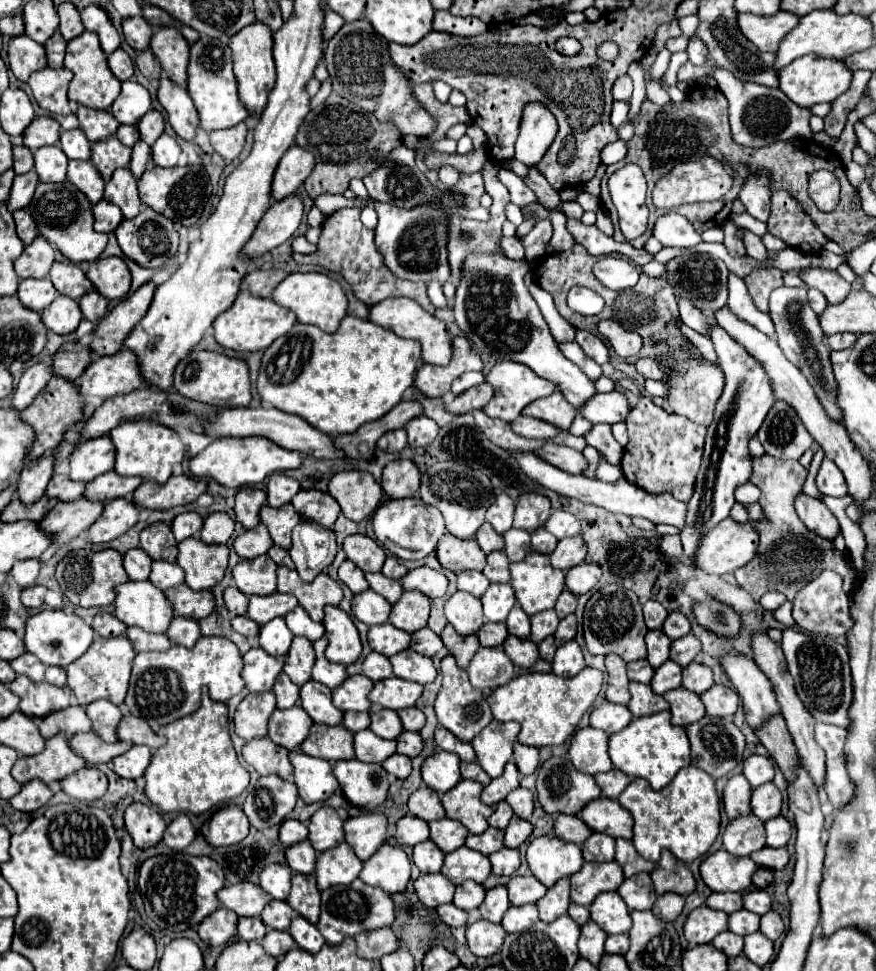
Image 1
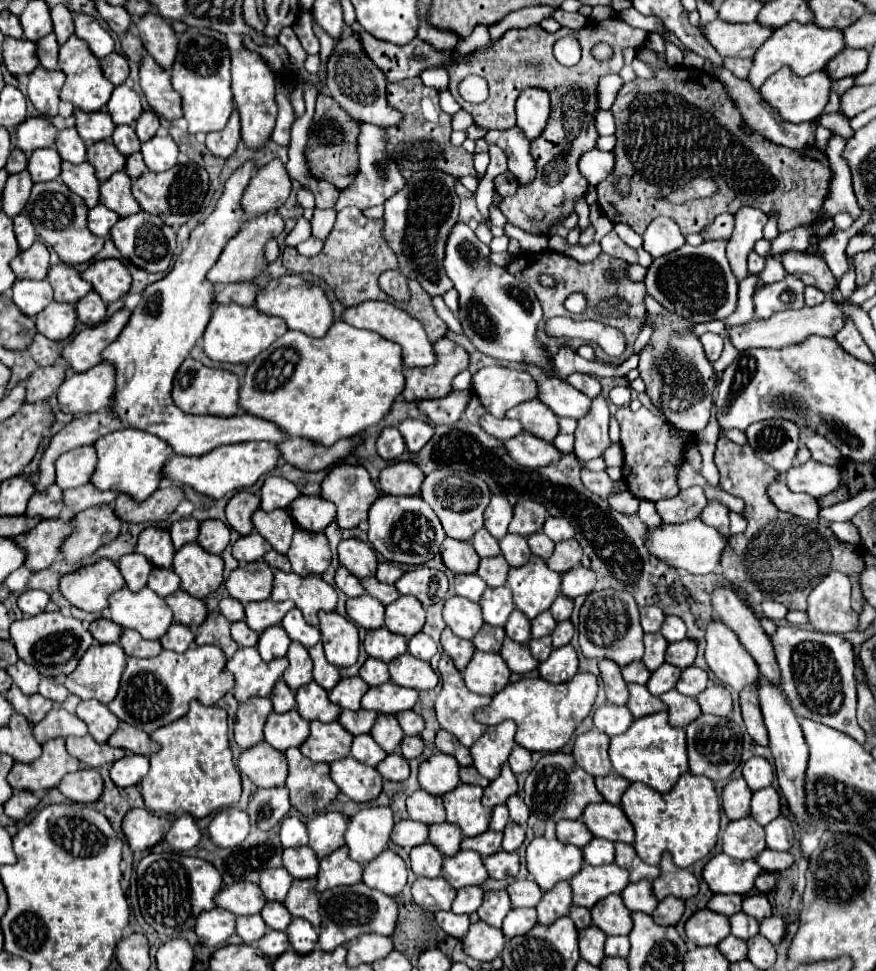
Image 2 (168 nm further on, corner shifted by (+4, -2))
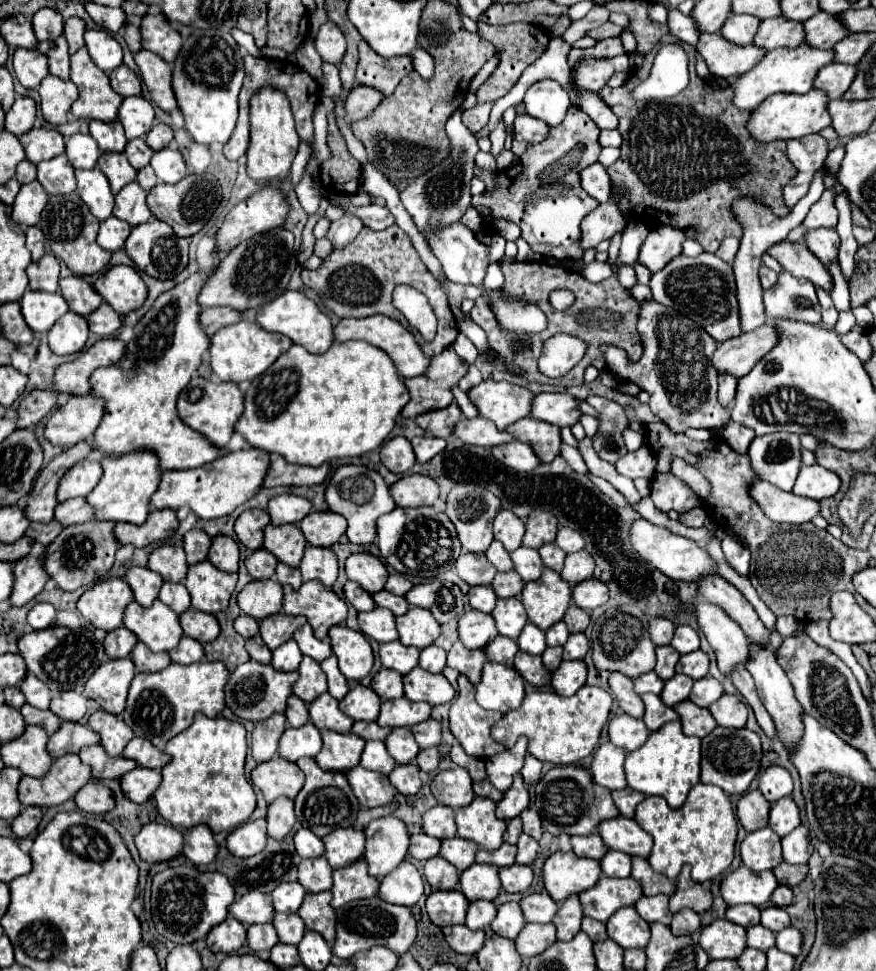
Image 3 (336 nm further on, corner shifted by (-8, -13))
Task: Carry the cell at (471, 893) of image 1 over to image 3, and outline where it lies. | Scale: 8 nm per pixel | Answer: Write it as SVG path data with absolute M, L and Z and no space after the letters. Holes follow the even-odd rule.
M477 901L469 905L465 923L469 929L485 929L495 915L497 915L497 905L493 901Z

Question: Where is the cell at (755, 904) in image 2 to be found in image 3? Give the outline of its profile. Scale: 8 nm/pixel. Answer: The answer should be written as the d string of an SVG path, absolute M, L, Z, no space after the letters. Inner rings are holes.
M769 905L769 907L765 907L765 909L761 911L761 925L765 925L767 929L771 929L771 931L777 933L777 931L789 927L791 921L789 921L789 915L785 913L783 907Z

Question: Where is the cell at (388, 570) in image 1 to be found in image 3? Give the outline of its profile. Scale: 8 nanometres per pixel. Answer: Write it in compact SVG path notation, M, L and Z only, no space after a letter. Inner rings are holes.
M399 573L391 575L385 583L385 591L393 593L393 595L405 595L411 587L413 587L413 583L409 579L405 579L403 575L399 575Z

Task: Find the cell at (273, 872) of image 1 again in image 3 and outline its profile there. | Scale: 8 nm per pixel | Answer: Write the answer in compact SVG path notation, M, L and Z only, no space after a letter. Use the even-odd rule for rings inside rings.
M281 883L273 891L275 911L297 913L297 909L303 903L303 897L305 897L305 889L301 887L301 883Z

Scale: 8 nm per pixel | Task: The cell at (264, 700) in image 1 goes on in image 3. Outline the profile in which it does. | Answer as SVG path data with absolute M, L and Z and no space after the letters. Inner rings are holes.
M271 715L269 719L255 723L253 735L251 735L251 751L257 763L269 761L277 755L277 745L283 735L283 729L287 725L285 715Z

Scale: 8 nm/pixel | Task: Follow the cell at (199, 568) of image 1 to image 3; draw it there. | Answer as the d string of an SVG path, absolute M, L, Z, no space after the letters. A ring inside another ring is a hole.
M201 561L189 567L185 587L191 595L191 607L207 613L225 611L237 583L235 573L217 571L209 561Z

